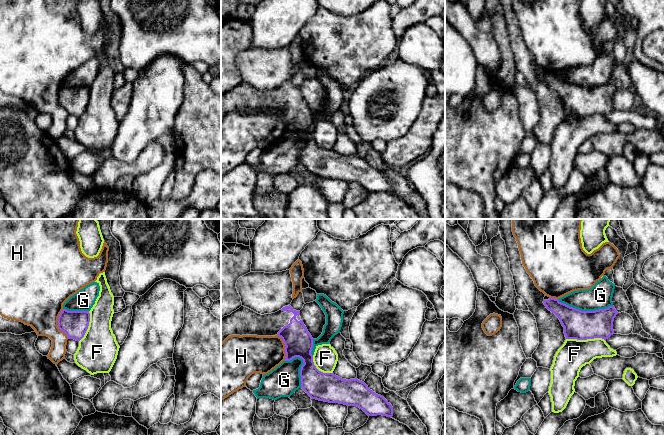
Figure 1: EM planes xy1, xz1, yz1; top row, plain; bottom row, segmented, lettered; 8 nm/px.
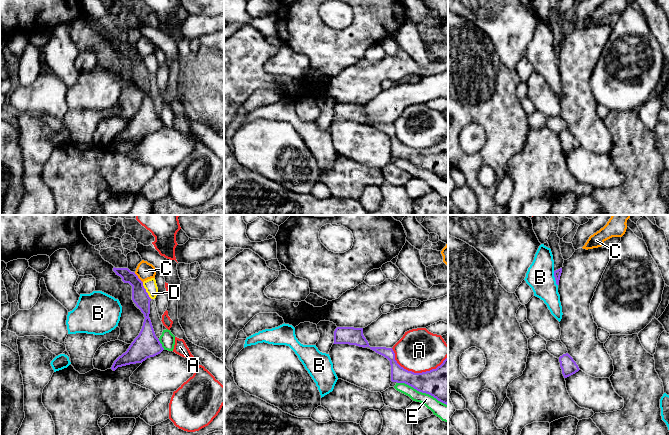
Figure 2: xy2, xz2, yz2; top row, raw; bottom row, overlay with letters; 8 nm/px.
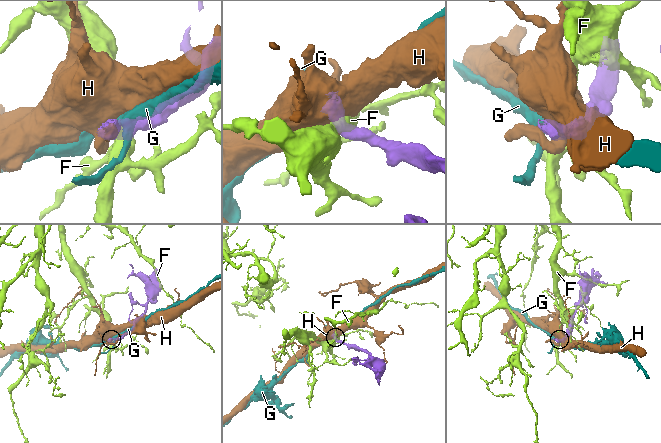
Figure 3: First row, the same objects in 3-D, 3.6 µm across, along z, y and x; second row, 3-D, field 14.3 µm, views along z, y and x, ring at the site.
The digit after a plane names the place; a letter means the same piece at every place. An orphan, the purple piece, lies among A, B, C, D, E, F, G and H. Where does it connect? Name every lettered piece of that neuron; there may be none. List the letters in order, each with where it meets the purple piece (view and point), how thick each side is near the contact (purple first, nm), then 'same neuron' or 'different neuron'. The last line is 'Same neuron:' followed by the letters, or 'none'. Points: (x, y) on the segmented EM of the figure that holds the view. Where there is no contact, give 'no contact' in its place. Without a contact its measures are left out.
A: xz2 (416, 373) | 280/340 nm | different neuron
B: yz2 (555, 278) | 60/220 nm | different neuron
C: xy2 (138, 278) | 140/140 nm | different neuron
D: xy2 (145, 290) | 140/100 nm | different neuron
E: xz2 (422, 392) | 300/130 nm | different neuron
F: yz1 (585, 339) | 240/240 nm | different neuron
G: yz1 (585, 311) | 240/190 nm | different neuron
H: xy1 (58, 324) | 220/420 nm | different neuron
Same neuron: none

